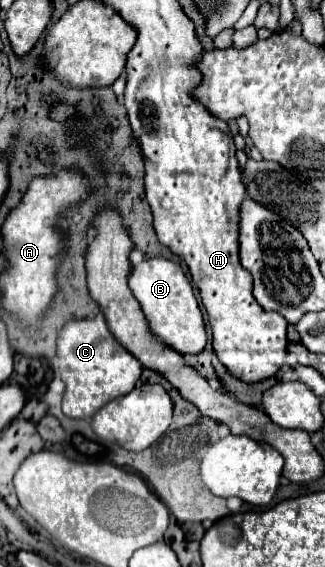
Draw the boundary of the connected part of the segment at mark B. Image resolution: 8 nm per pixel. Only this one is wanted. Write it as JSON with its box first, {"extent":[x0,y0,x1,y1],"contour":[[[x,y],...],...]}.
{"extent":[129,257,205,355],"contour":[[[153,257],[143,263],[139,263],[131,275],[129,275],[129,287],[139,301],[151,331],[159,335],[169,347],[179,351],[181,355],[195,355],[201,353],[205,347],[205,323],[203,315],[199,309],[199,303],[193,295],[193,289],[179,267],[179,263],[163,259],[163,257]]]}

